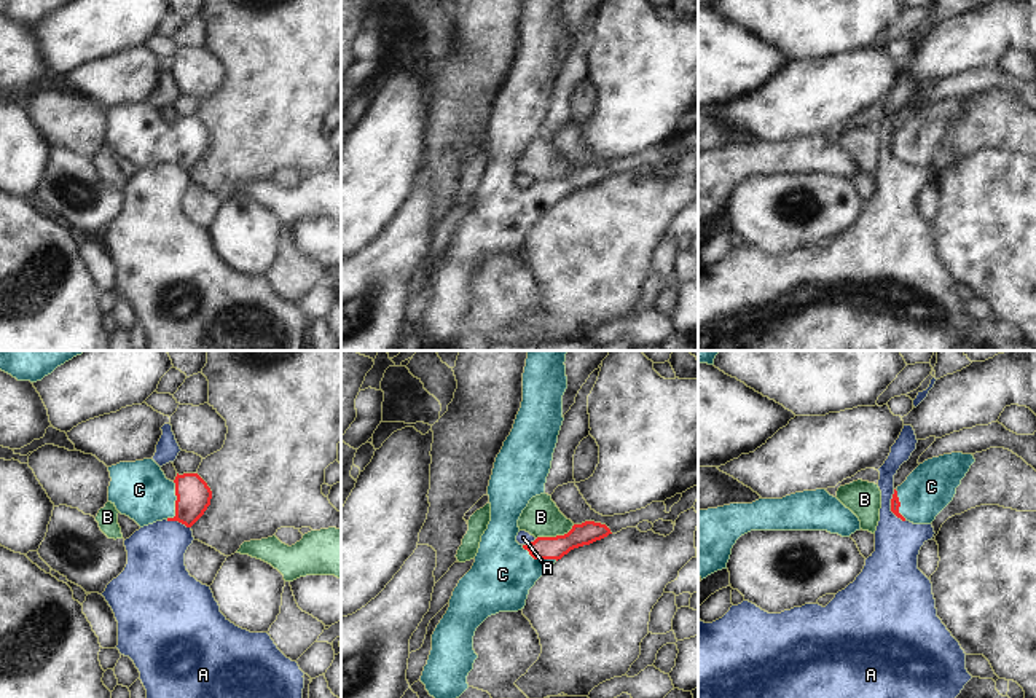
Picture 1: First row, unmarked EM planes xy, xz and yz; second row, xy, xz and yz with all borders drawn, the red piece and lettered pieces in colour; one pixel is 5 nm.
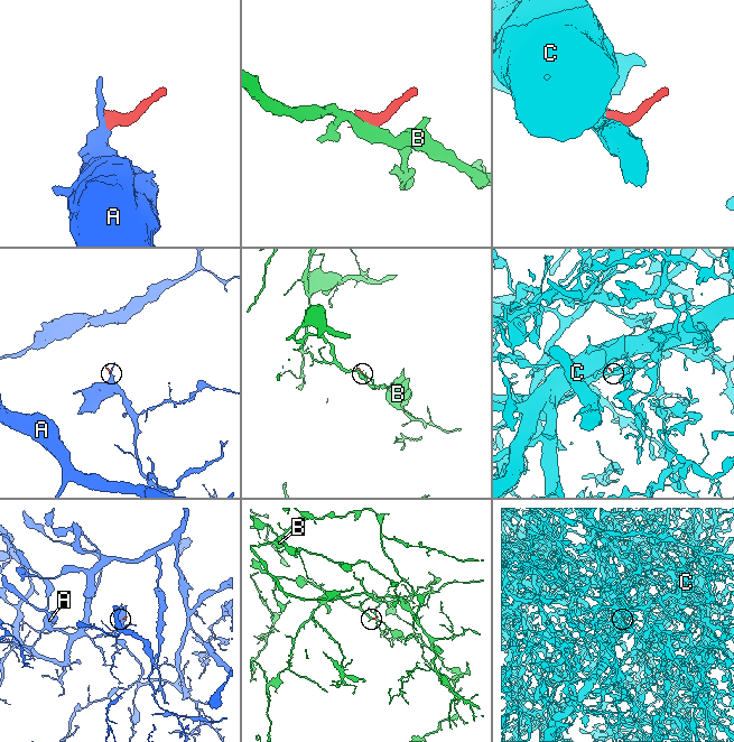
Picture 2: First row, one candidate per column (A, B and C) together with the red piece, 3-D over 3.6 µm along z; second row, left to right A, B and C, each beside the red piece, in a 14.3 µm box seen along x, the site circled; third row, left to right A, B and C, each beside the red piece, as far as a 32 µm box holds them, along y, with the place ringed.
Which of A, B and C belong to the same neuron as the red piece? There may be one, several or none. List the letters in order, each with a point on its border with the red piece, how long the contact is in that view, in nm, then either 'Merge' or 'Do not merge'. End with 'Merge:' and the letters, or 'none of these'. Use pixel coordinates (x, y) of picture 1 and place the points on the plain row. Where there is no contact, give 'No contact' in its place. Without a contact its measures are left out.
A: Touches red at yz (891, 150). Shared border 180 nm. Do not merge
B: Touches red at xz (557, 179). Shared border 220 nm. Do not merge
C: Touches red at xy (176, 145). Shared border 200 nm. Merge
Merge: C.

